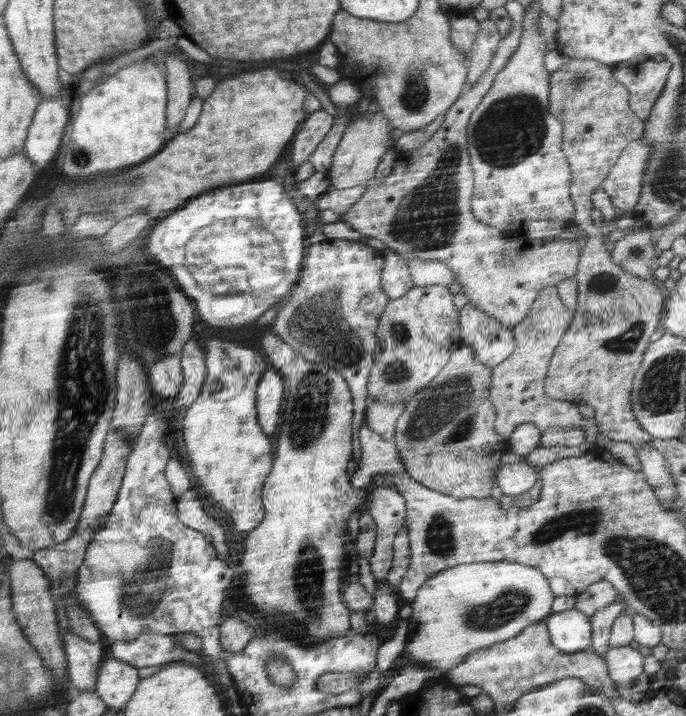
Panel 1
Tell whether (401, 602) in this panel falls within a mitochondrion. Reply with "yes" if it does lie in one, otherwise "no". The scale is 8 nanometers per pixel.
no

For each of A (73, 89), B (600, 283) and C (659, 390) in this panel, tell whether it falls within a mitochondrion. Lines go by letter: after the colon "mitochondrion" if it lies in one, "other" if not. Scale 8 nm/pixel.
A: other
B: mitochondrion
C: mitochondrion

